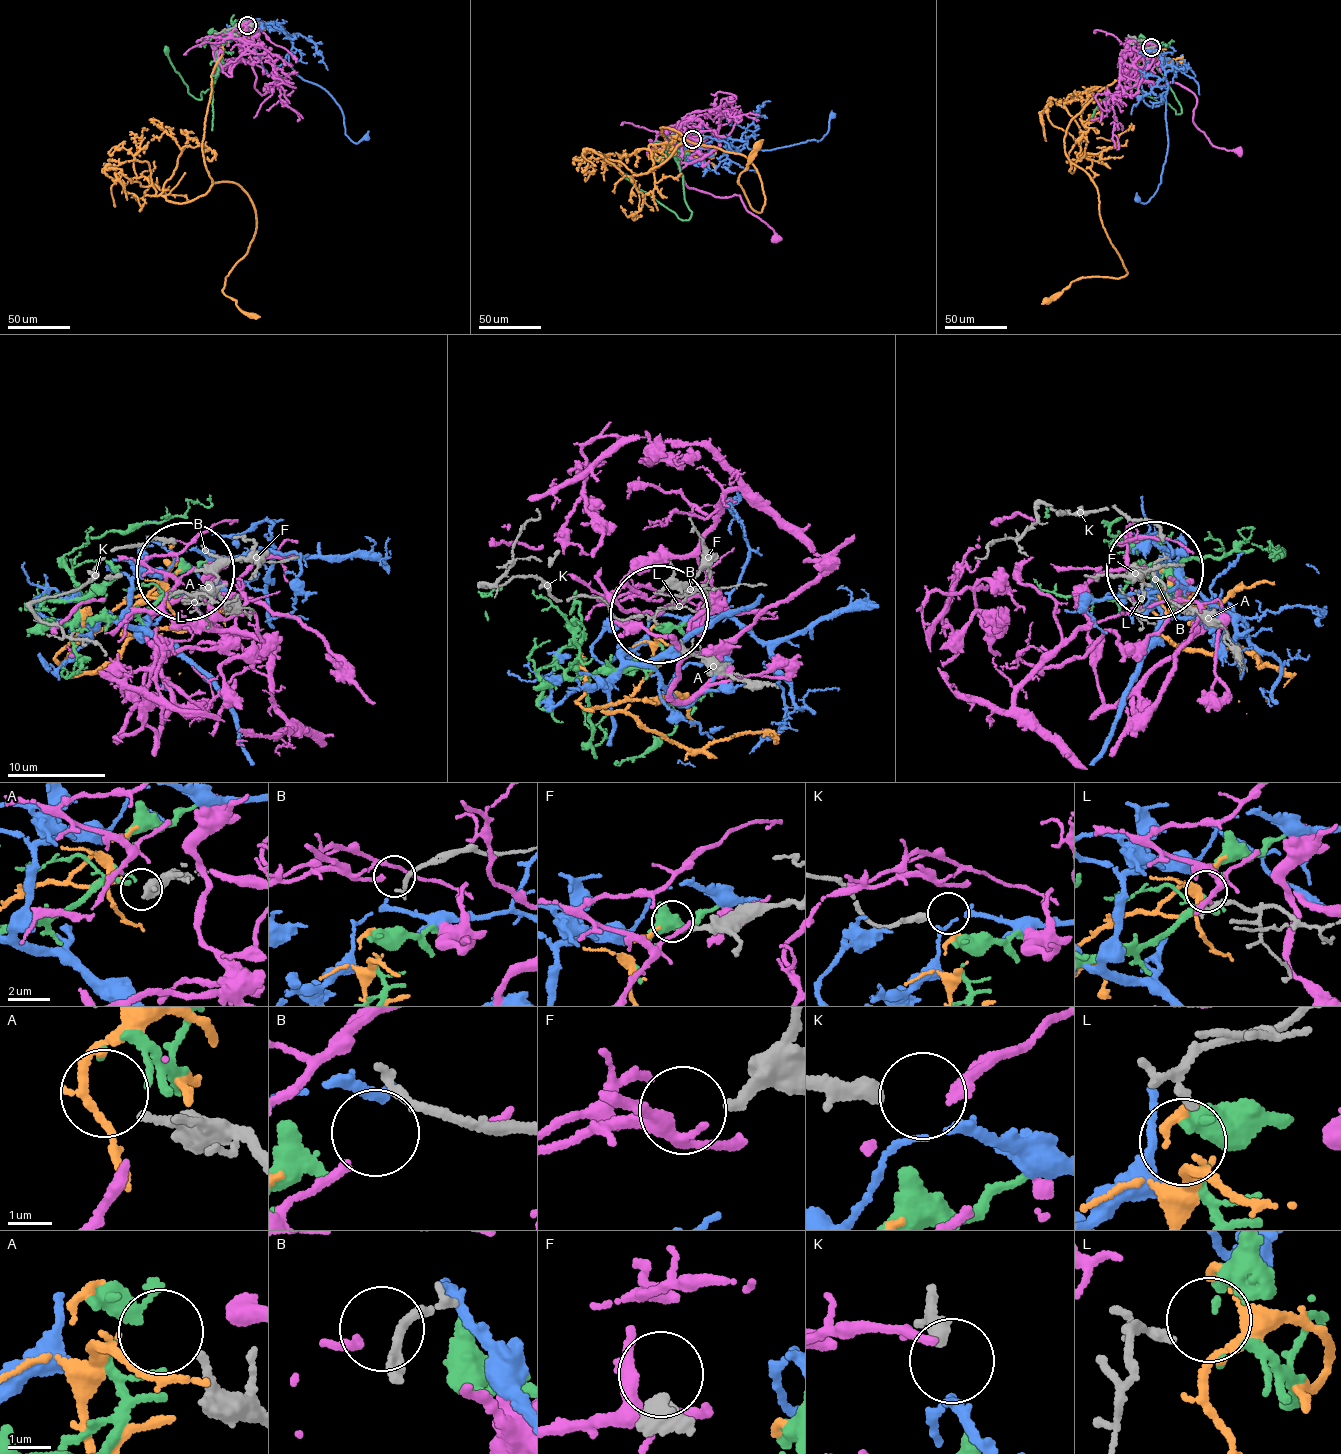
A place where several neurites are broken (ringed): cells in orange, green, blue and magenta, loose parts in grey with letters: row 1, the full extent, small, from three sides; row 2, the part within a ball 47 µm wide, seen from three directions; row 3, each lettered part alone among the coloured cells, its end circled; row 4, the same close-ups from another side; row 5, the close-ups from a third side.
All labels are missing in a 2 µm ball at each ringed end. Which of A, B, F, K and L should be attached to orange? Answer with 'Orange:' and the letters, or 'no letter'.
Orange: no letter

